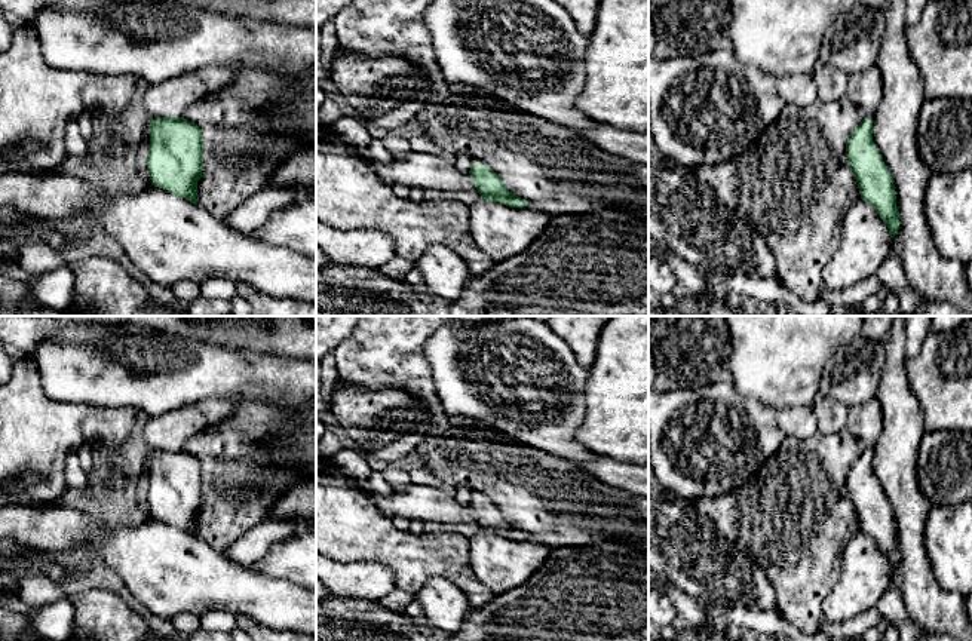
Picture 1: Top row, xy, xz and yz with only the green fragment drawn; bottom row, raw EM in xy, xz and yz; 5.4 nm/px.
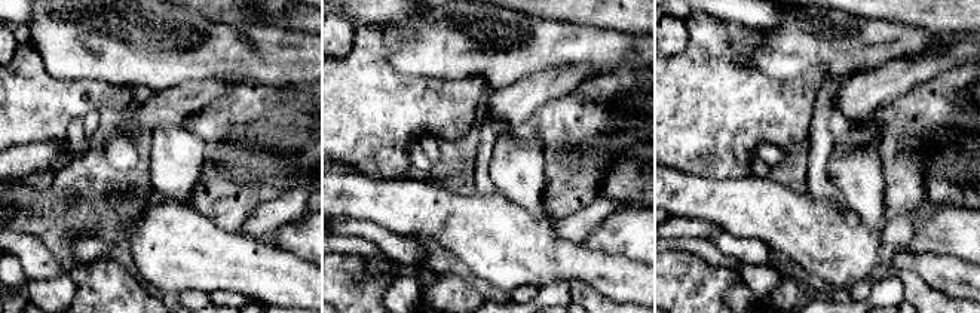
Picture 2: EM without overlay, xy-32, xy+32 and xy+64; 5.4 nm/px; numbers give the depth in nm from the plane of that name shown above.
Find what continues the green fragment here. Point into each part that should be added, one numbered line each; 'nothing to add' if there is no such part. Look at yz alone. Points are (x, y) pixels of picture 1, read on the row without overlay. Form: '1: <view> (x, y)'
nothing to add

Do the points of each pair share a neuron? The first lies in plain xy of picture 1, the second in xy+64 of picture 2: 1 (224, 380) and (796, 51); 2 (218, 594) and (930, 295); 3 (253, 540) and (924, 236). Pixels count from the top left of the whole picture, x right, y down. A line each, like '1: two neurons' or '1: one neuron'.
1: one neuron
2: two neurons
3: two neurons

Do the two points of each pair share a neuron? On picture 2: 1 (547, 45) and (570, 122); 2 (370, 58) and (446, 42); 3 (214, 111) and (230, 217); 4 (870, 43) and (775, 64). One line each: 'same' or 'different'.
1: different
2: different
3: same
4: same

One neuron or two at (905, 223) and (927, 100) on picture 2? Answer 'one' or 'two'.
two

